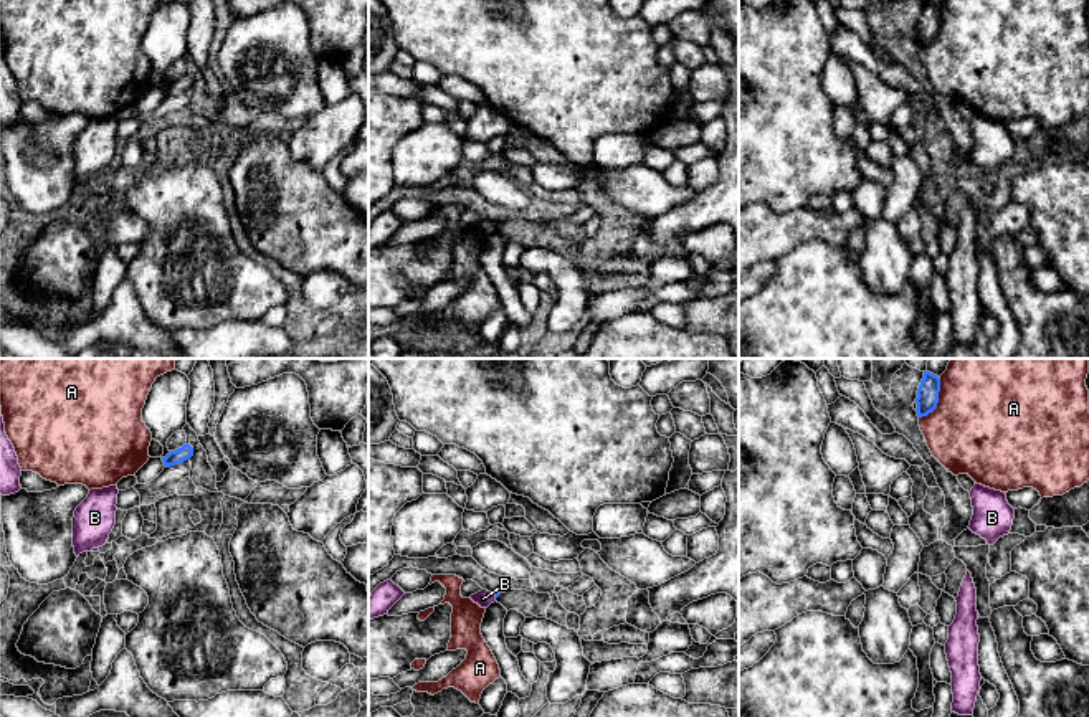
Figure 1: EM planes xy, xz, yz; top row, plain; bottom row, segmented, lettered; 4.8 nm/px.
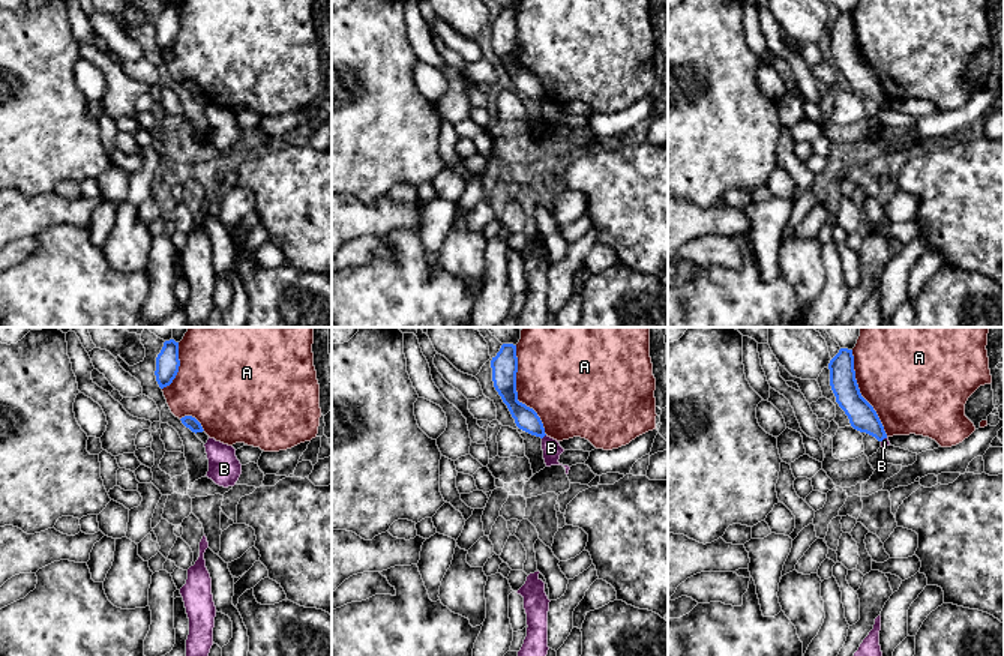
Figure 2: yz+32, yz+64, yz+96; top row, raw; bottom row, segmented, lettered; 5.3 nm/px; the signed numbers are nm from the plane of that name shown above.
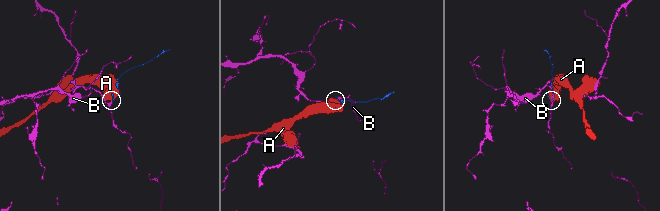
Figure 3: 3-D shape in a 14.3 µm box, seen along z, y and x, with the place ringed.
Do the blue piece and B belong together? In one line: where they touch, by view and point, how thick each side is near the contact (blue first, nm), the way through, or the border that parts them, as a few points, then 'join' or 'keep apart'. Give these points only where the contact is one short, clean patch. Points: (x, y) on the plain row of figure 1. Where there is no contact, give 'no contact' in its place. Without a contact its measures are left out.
meets blue in xz at (494, 223); 20 nm thick on the blue side, 80 nm on the other; border along xz (493, 223), (496, 227); keep apart

